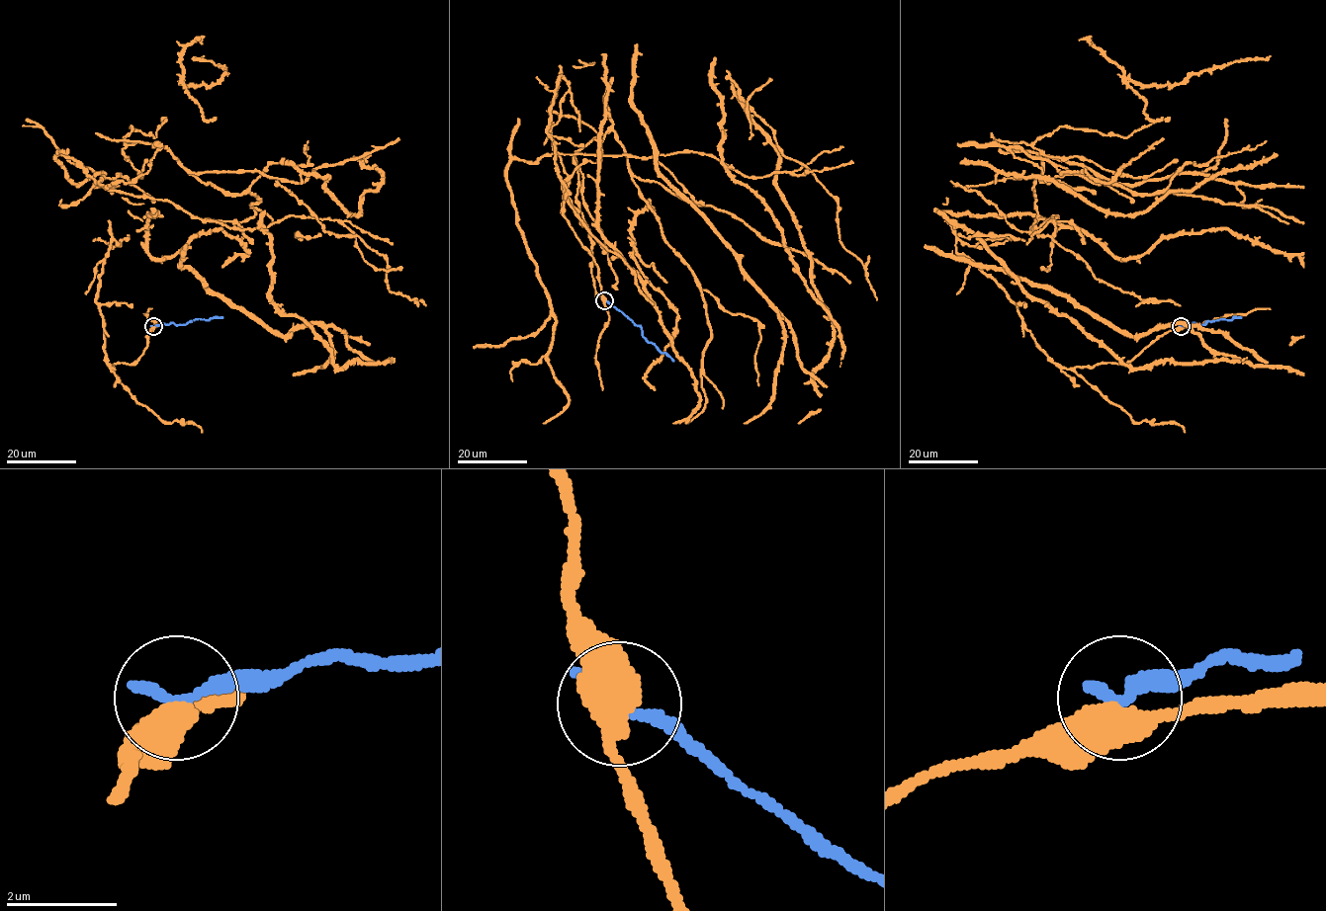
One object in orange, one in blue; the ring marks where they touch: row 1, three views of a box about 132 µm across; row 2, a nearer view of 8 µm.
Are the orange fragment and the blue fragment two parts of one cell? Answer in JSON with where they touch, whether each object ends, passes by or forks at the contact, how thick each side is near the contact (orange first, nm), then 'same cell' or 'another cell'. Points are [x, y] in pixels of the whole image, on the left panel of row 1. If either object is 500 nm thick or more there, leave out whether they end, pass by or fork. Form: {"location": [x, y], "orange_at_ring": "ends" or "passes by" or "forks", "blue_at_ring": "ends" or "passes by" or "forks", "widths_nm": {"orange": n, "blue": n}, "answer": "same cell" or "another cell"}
{"location": [153, 326], "widths_nm": {"orange": 500, "blue": 280}, "answer": "another cell"}

